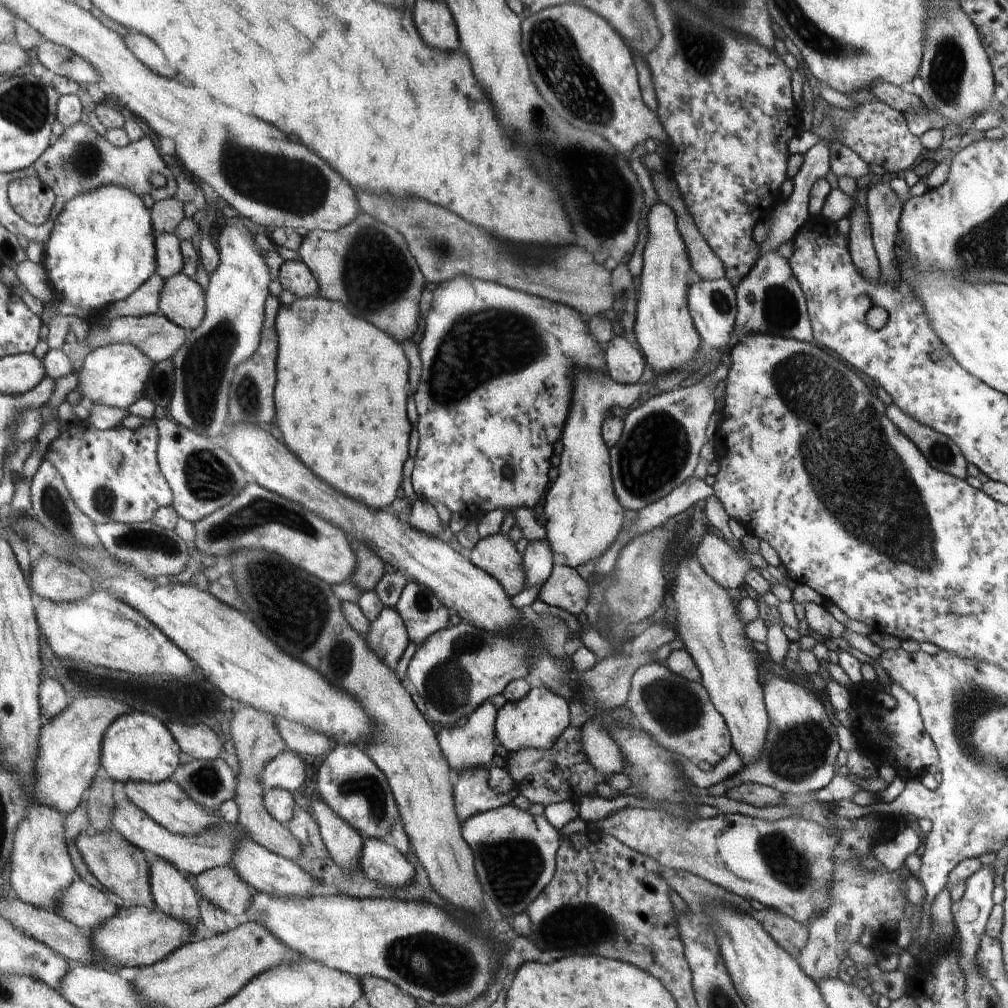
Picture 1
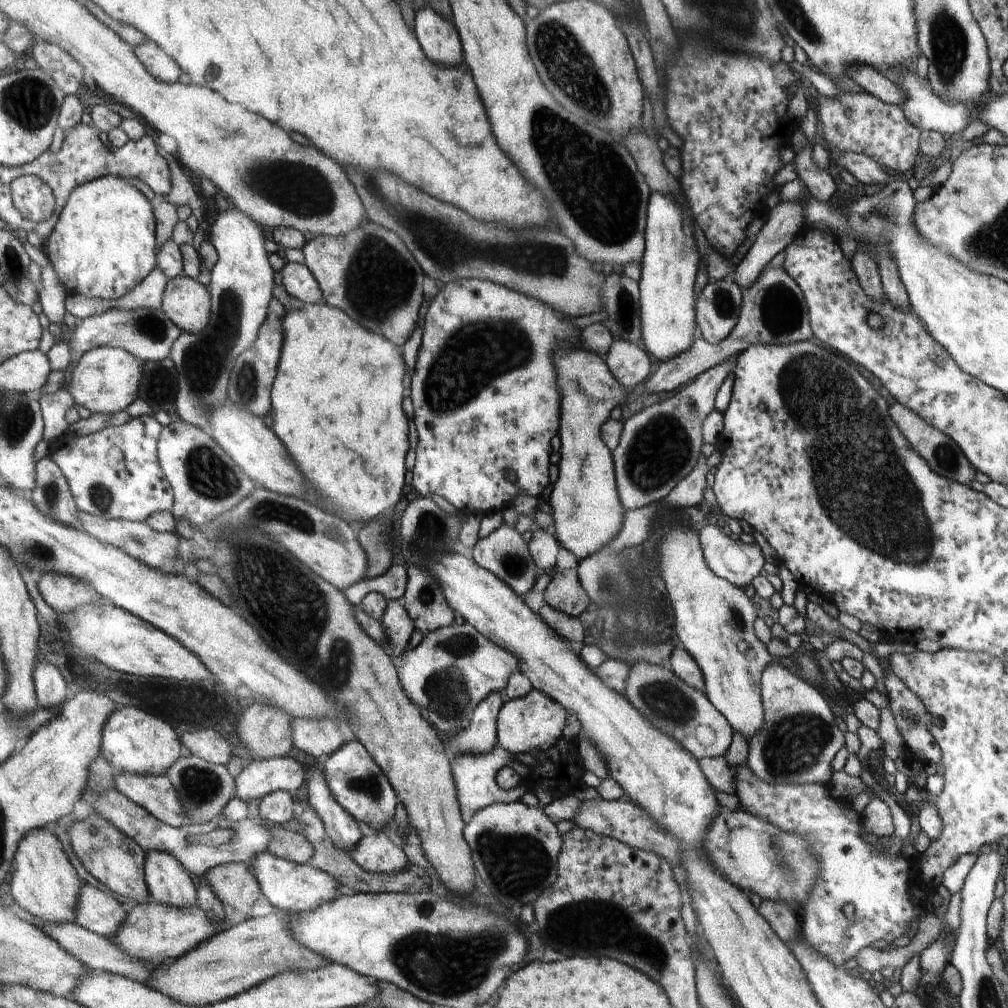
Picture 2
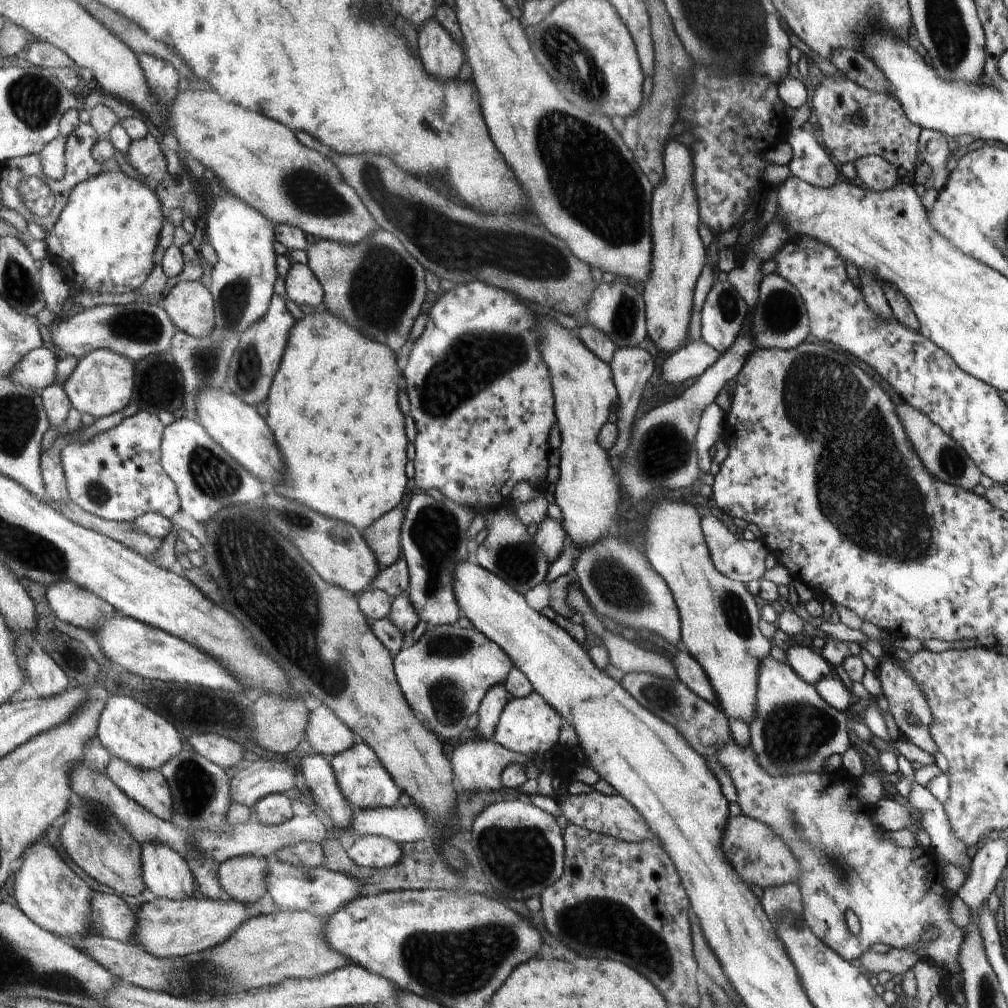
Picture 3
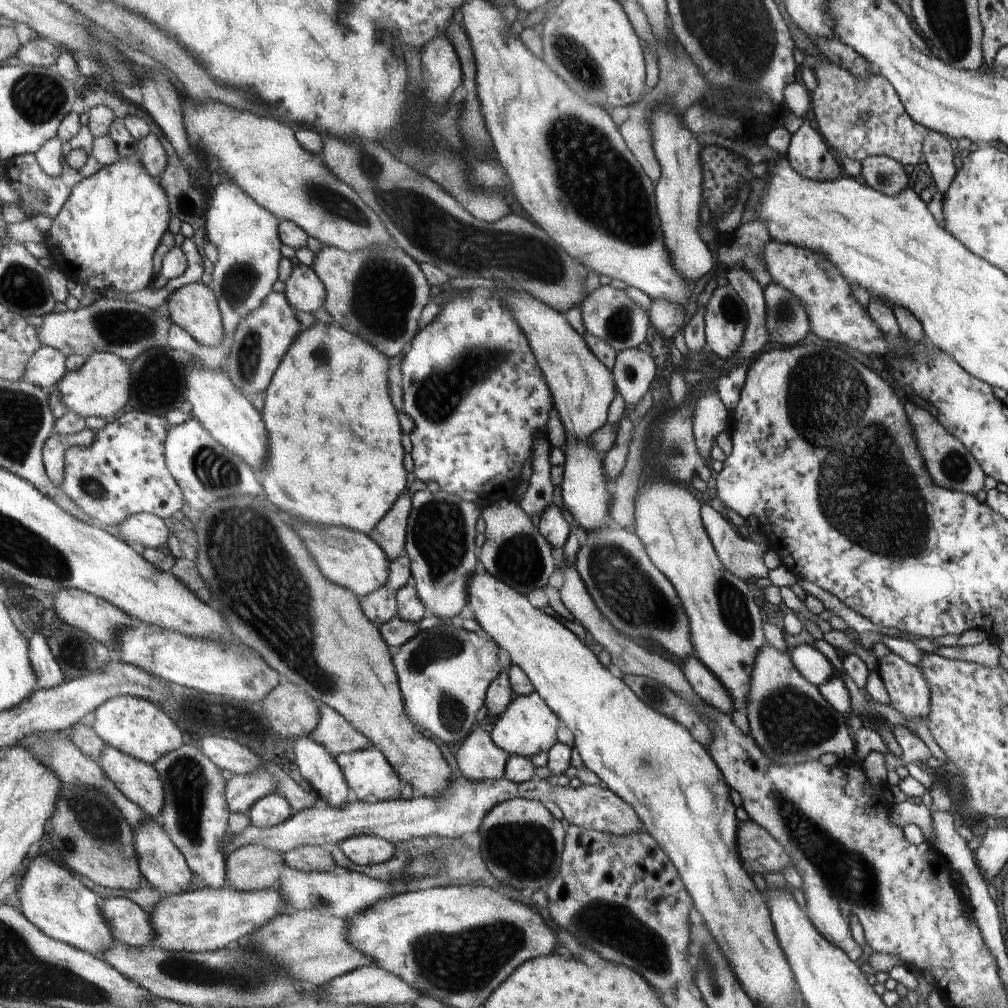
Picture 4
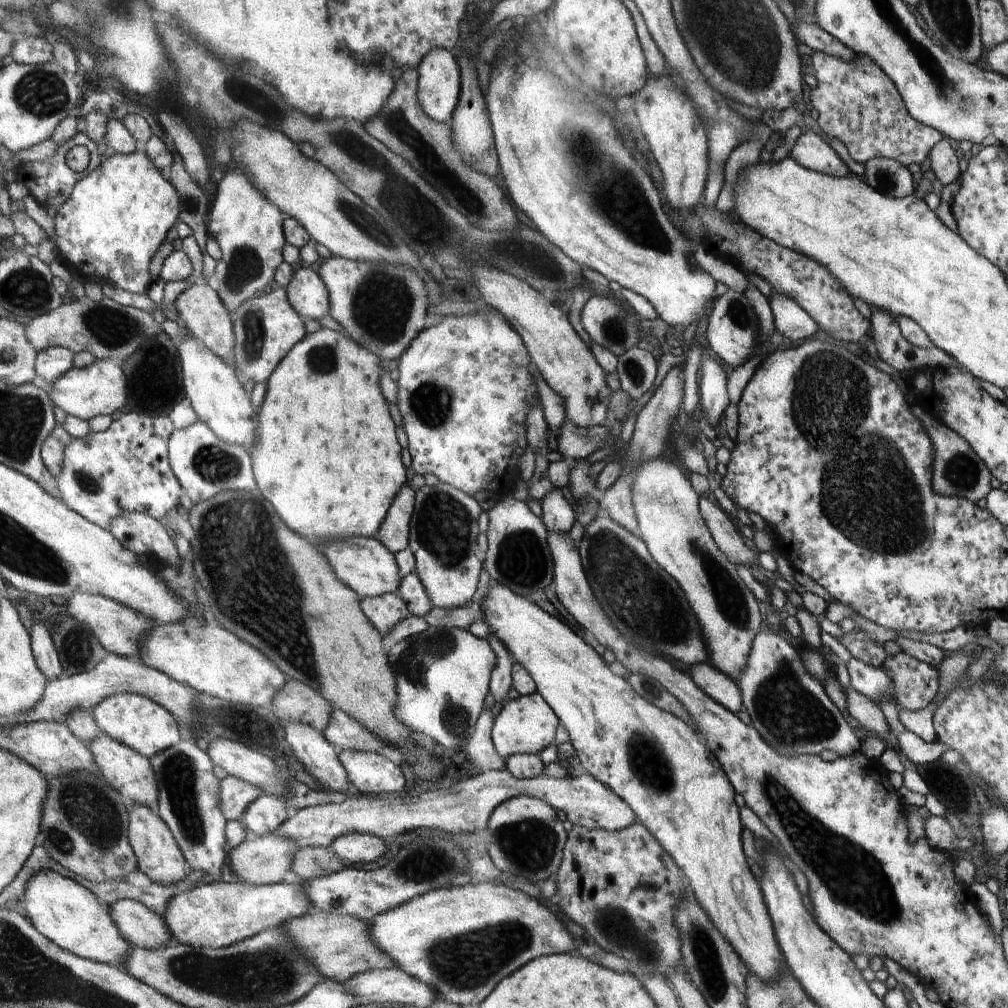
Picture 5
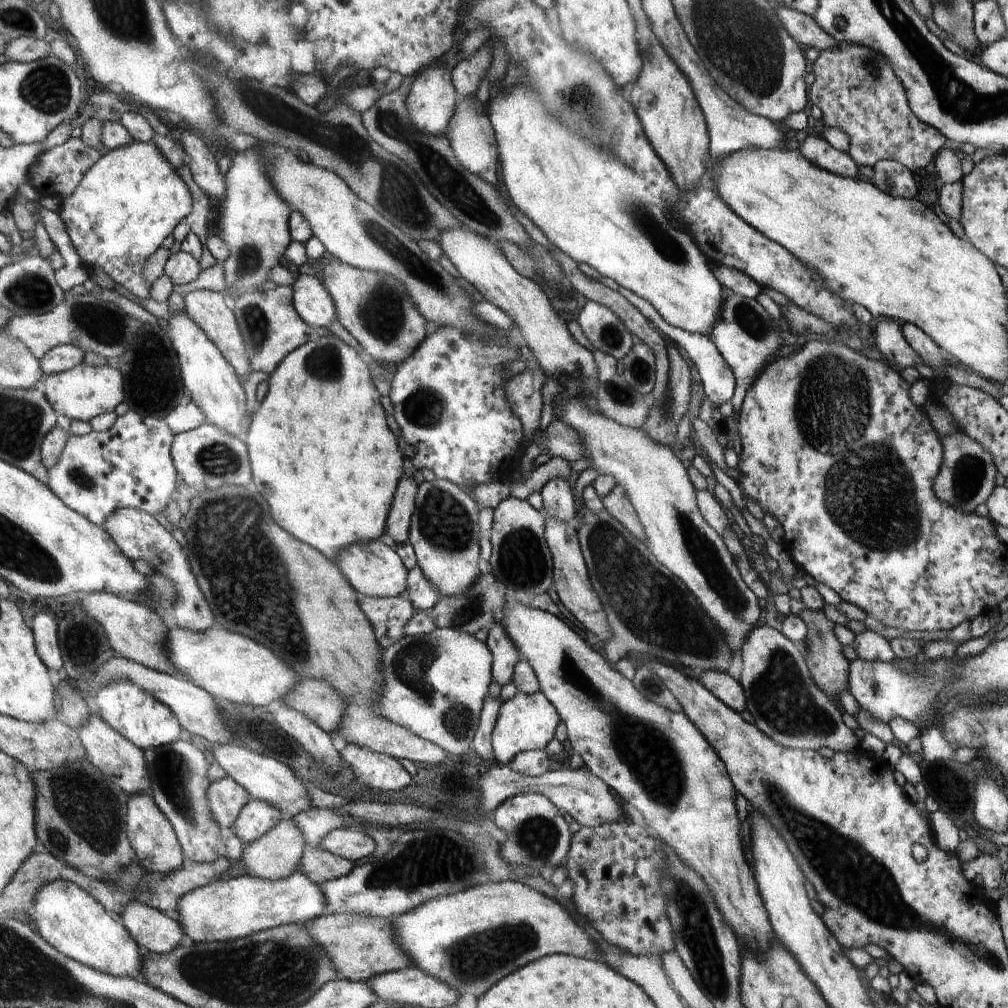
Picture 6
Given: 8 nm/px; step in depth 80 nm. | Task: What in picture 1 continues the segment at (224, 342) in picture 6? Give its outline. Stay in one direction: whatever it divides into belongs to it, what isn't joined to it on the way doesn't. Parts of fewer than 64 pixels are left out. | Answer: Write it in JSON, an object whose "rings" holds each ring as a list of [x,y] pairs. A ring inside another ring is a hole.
{"rings":[[[183,273],[170,276],[162,286],[160,309],[172,323],[186,332],[196,330],[204,320],[204,292],[194,279]]]}

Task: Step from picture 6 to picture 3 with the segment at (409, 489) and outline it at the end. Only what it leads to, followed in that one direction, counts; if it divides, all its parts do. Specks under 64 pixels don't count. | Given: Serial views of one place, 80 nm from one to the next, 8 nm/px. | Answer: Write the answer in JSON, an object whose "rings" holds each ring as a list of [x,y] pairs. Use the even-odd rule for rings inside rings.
{"rings":[[[397,506],[362,530],[363,537],[378,559],[380,570],[394,565],[400,558],[400,533],[405,516],[403,507]]]}

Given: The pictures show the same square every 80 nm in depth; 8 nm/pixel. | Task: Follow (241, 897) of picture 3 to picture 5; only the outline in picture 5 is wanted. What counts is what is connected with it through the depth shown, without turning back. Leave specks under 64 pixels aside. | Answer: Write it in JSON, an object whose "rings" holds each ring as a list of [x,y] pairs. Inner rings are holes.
{"rings":[[[274,832],[274,834],[269,833],[263,836],[248,837],[238,846],[230,849],[228,855],[234,875],[237,875],[241,883],[269,885],[283,882],[284,874],[291,869],[292,859],[296,851],[292,839]]]}

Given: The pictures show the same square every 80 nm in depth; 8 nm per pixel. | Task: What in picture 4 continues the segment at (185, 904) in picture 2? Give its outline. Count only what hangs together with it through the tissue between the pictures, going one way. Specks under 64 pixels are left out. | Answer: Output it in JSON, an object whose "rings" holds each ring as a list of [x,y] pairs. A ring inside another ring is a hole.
{"rings":[[[147,816],[145,822],[134,830],[134,839],[135,849],[139,851],[140,870],[154,890],[158,890],[162,895],[165,892],[167,895],[178,895],[188,891],[189,886],[196,882],[184,856],[156,820]]]}

